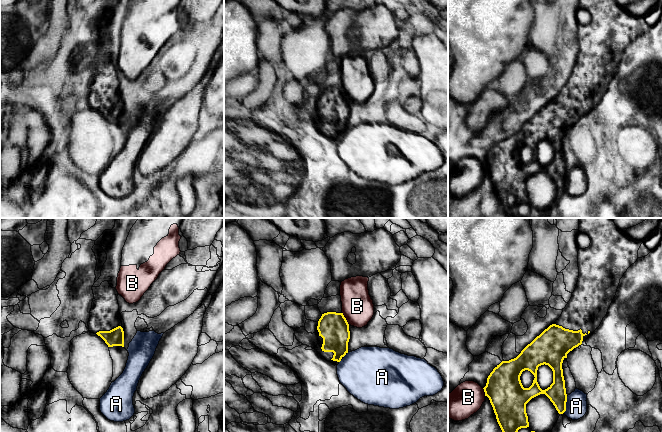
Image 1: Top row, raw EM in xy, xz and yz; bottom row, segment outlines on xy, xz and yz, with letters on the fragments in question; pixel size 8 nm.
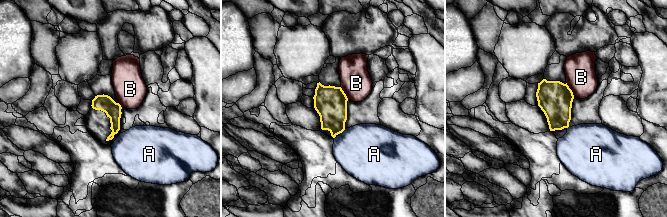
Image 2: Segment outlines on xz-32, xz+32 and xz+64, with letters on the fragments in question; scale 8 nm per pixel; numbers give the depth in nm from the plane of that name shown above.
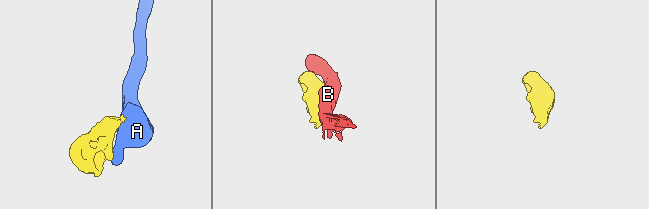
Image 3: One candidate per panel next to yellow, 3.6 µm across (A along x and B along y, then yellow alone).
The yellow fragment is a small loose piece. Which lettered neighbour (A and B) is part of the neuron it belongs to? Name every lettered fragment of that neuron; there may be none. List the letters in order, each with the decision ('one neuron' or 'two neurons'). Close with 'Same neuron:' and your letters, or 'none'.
A: two neurons
B: two neurons
Same neuron: none

